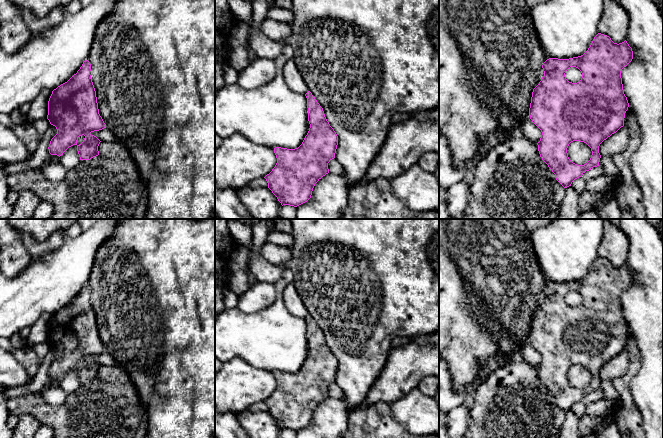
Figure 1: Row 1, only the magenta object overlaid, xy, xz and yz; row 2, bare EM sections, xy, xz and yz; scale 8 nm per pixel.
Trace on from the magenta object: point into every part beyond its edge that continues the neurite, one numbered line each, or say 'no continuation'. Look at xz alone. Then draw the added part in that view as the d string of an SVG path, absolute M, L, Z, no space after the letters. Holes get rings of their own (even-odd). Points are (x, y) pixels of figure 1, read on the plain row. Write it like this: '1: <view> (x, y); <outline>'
no continuation

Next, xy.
no continuation

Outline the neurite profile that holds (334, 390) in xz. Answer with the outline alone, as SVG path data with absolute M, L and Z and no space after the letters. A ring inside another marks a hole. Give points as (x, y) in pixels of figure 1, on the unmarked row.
M335 382L328 387L328 393L329 397L335 399L343 399L344 396L342 389Z

